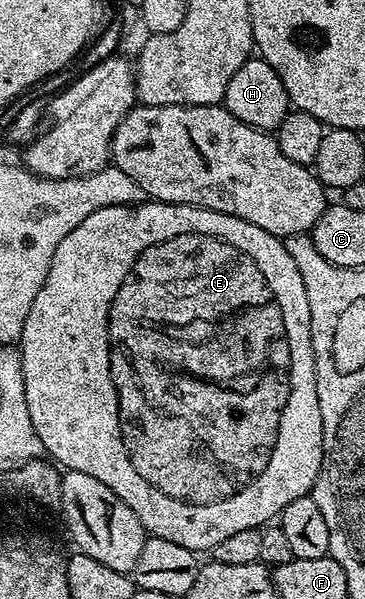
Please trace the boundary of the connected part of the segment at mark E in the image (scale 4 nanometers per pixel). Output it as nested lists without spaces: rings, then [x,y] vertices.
[[[159,202],[94,210],[90,218],[82,218],[82,223],[58,242],[46,282],[42,282],[42,290],[38,290],[38,298],[26,314],[18,347],[26,382],[26,410],[30,410],[30,422],[42,438],[45,453],[61,469],[90,474],[90,478],[98,478],[114,490],[138,514],[138,522],[142,522],[148,536],[166,538],[166,542],[186,546],[197,554],[207,553],[238,530],[263,529],[294,498],[309,495],[316,484],[324,457],[324,435],[306,286],[298,266],[294,266],[289,245],[242,218],[189,204]]]

